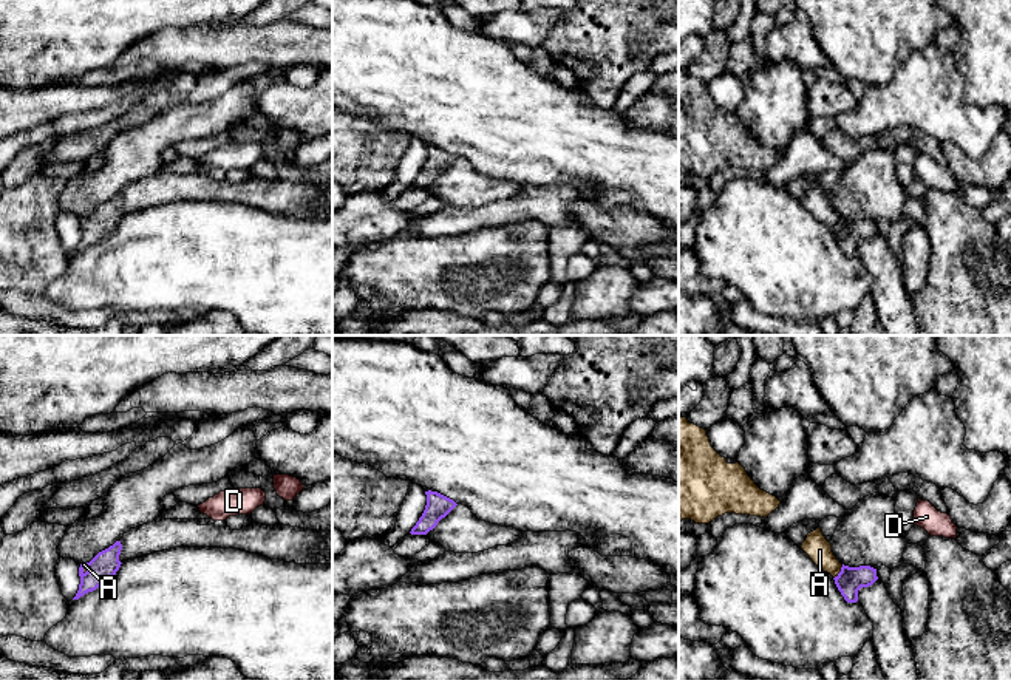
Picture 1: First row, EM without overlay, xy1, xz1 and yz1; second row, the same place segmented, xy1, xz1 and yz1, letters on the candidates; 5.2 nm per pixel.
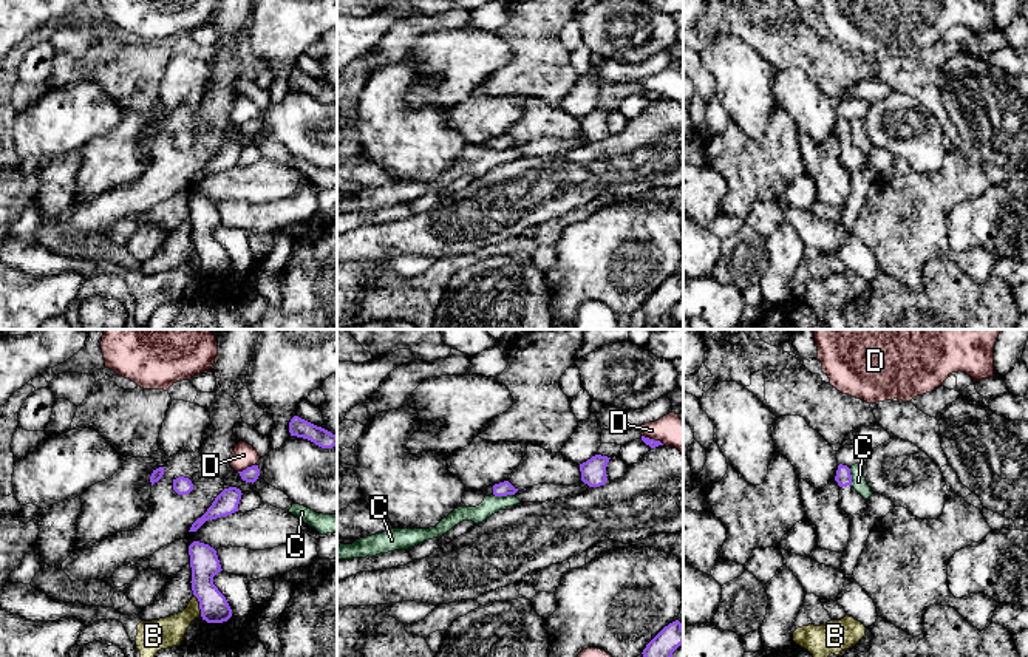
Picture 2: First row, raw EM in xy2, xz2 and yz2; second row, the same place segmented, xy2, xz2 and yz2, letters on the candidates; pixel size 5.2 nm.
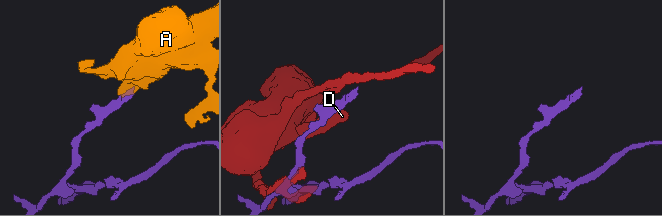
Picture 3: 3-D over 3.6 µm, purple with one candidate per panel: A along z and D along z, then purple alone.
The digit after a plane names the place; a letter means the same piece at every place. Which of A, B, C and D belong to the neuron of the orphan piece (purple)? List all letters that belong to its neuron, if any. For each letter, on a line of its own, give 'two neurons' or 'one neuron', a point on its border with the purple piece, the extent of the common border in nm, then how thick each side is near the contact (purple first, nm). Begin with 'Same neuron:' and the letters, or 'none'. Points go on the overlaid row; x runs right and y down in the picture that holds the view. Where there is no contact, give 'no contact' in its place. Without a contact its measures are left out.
Same neuron: A
A: one neuron | yz1 (840, 572) | 90 nm | 140/130 nm
B: two neurons | xy2 (200, 605) | 130 nm | 150/160 nm
C: two neurons | xz2 (504, 495) | 110 nm | 80/100 nm
D: two neurons | xy2 (246, 469) | 100 nm | 80/120 nm

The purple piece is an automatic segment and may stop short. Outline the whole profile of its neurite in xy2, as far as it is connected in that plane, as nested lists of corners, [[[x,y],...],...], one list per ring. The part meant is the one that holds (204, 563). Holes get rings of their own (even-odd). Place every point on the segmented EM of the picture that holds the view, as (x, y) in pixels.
[[[193,541],[189,546],[192,567],[192,591],[199,601],[201,617],[207,623],[223,623],[232,617],[226,597],[213,584],[213,577],[221,572],[216,550],[209,544]]]

